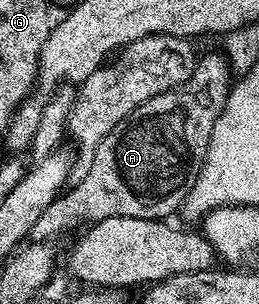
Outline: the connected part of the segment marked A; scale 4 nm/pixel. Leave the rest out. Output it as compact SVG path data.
M219 51L209 56L201 55L194 66L194 74L186 78L178 86L150 98L150 102L142 102L138 110L134 110L94 150L94 162L90 162L90 170L86 178L75 181L76 188L69 187L63 194L57 196L46 210L34 222L31 239L36 242L52 242L55 236L76 228L80 220L95 222L111 216L126 218L146 218L147 220L163 220L171 217L171 212L179 213L186 197L194 186L200 173L200 167L208 153L210 134L214 130L214 122L218 122L218 114L226 106L228 89L234 83L227 59Z

